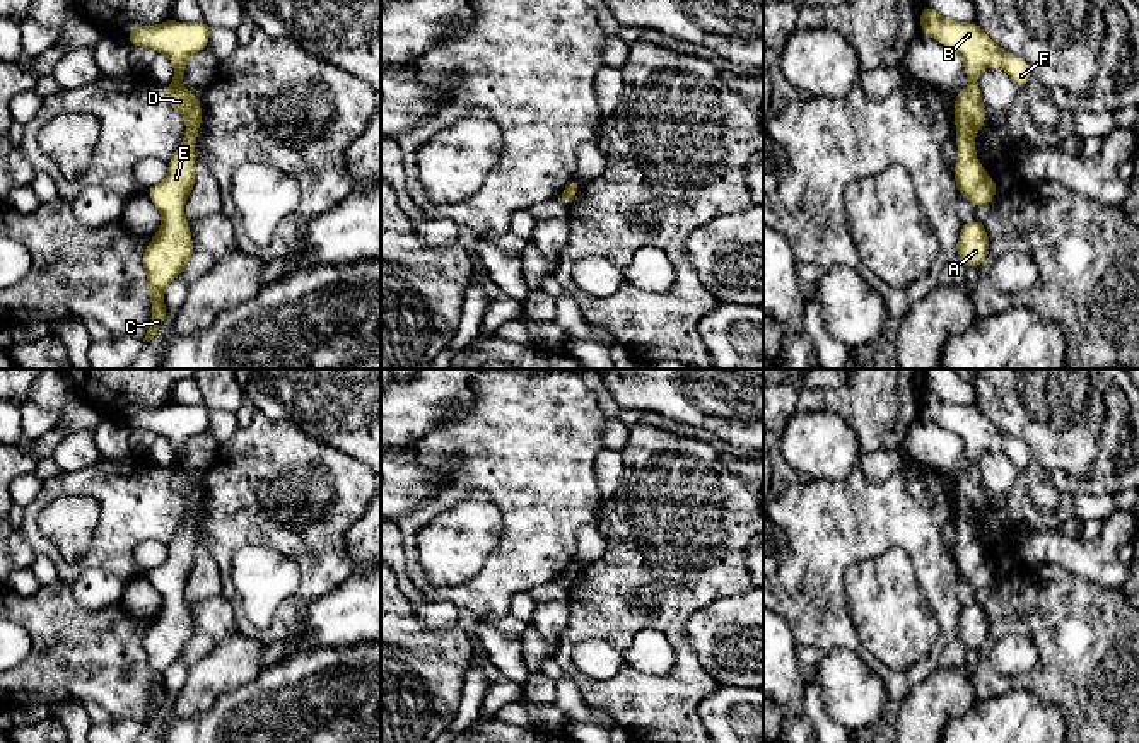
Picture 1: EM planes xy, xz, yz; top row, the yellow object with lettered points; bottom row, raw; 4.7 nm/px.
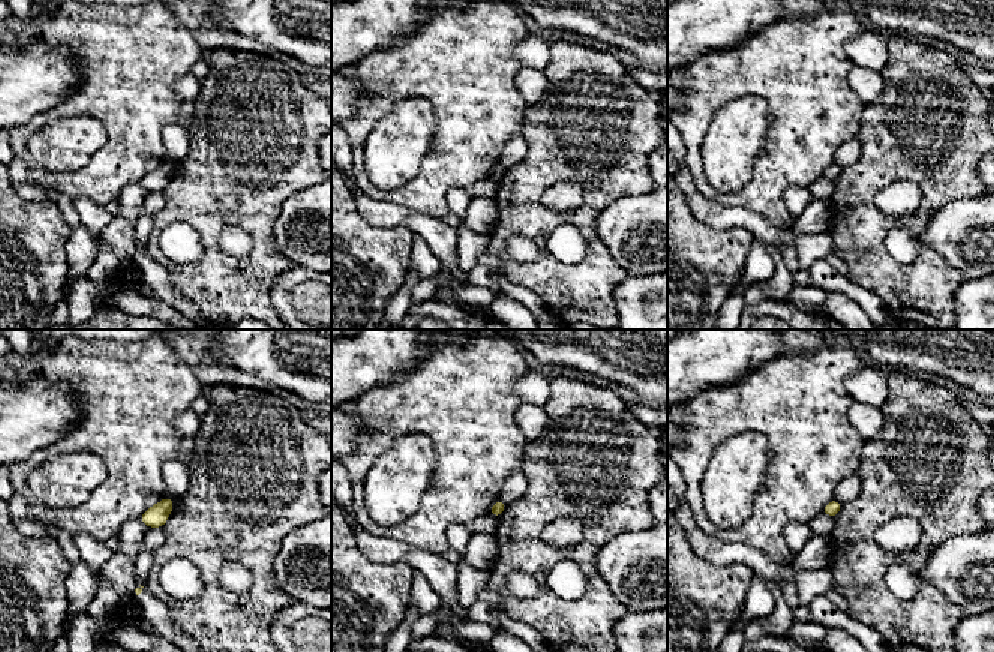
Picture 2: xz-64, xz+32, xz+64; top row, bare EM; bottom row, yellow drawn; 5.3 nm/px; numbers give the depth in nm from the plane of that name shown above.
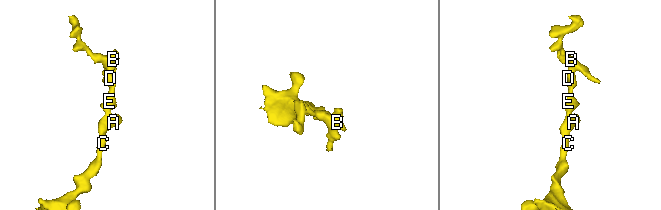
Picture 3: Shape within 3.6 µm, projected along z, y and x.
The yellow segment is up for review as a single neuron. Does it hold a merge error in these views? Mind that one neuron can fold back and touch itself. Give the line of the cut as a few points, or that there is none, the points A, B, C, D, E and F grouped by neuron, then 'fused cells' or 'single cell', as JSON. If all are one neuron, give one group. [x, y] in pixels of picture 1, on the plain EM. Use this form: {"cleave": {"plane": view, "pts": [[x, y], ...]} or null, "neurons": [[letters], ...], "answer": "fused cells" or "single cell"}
{"cleave": null, "neurons": [["A", "B", "C", "D", "E", "F"]], "answer": "single cell"}

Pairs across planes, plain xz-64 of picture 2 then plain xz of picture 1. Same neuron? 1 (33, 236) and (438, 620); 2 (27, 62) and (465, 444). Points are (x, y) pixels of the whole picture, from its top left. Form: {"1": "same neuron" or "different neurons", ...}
{"1": "different neurons", "2": "different neurons"}

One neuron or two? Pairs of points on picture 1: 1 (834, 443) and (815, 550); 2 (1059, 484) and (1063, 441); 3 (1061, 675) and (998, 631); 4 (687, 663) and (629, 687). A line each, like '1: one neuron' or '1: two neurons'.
1: two neurons
2: two neurons
3: one neuron
4: one neuron

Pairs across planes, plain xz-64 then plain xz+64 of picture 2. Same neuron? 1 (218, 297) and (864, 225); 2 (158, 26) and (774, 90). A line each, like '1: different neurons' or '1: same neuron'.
1: same neuron
2: same neuron

